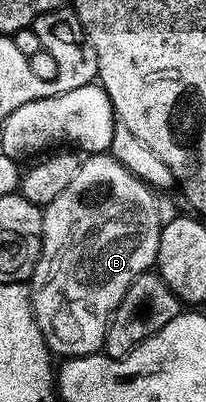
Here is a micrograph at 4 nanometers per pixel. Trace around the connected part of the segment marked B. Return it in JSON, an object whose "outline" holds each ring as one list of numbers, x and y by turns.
{"outline":[[111,153,89,154,81,161,78,176,74,176,74,180,70,180,70,184,66,184,66,188,62,188,62,192,58,192,58,196,54,196,54,200,43,207,43,211,44,243,40,249,40,259,30,279,32,311,36,317,38,328,53,355,64,354,60,356,69,359,101,353,104,349,104,337,108,331,108,322,112,318,113,312,118,308,122,296,126,296,130,284,134,284,134,280,138,280,138,276,149,273,156,265,156,253,158,252,158,240,162,225,157,191,140,179,138,175,132,174,118,159,112,157]]}

